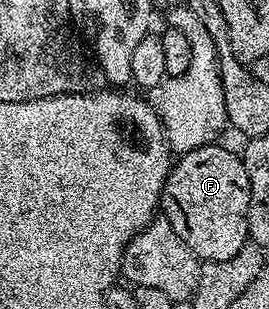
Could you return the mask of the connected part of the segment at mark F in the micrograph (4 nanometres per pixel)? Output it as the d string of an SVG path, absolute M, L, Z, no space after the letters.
M219 142L206 144L182 153L172 163L161 197L162 219L173 226L177 238L203 262L233 258L249 240L249 174L245 174L242 155L221 145Z

